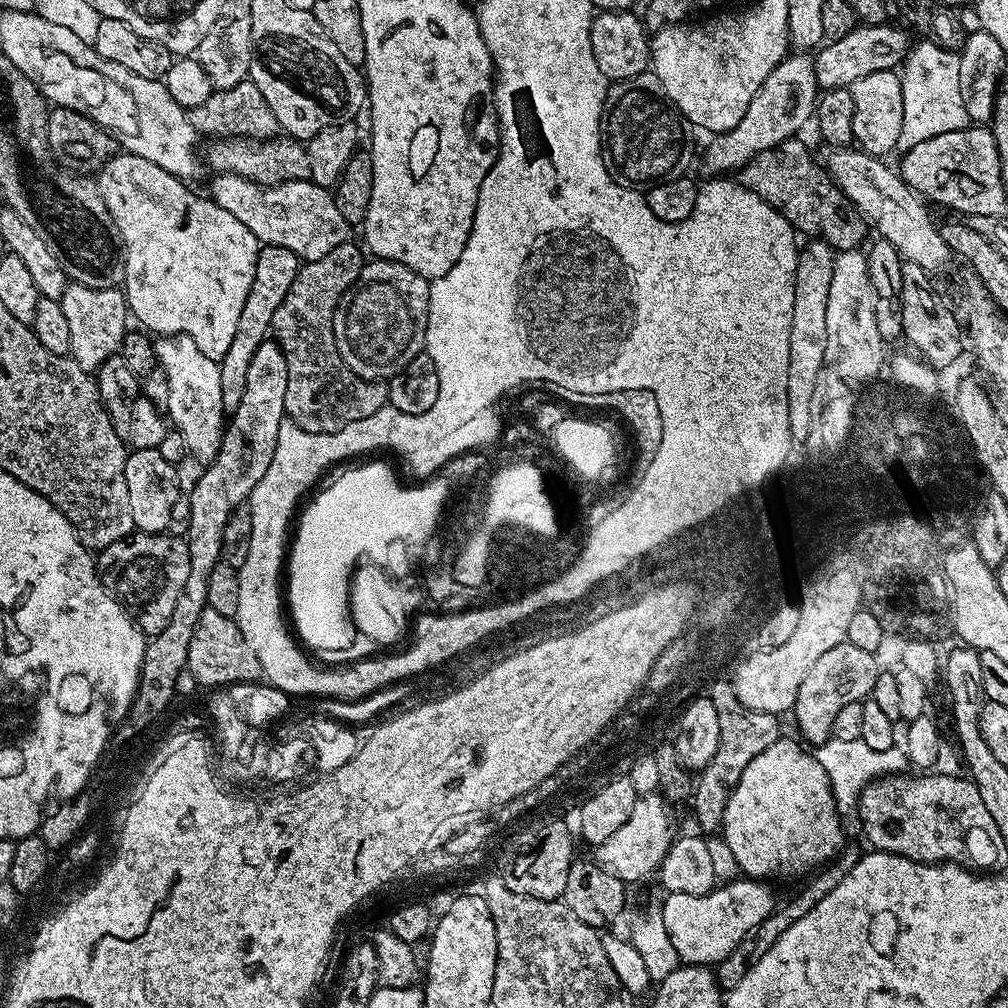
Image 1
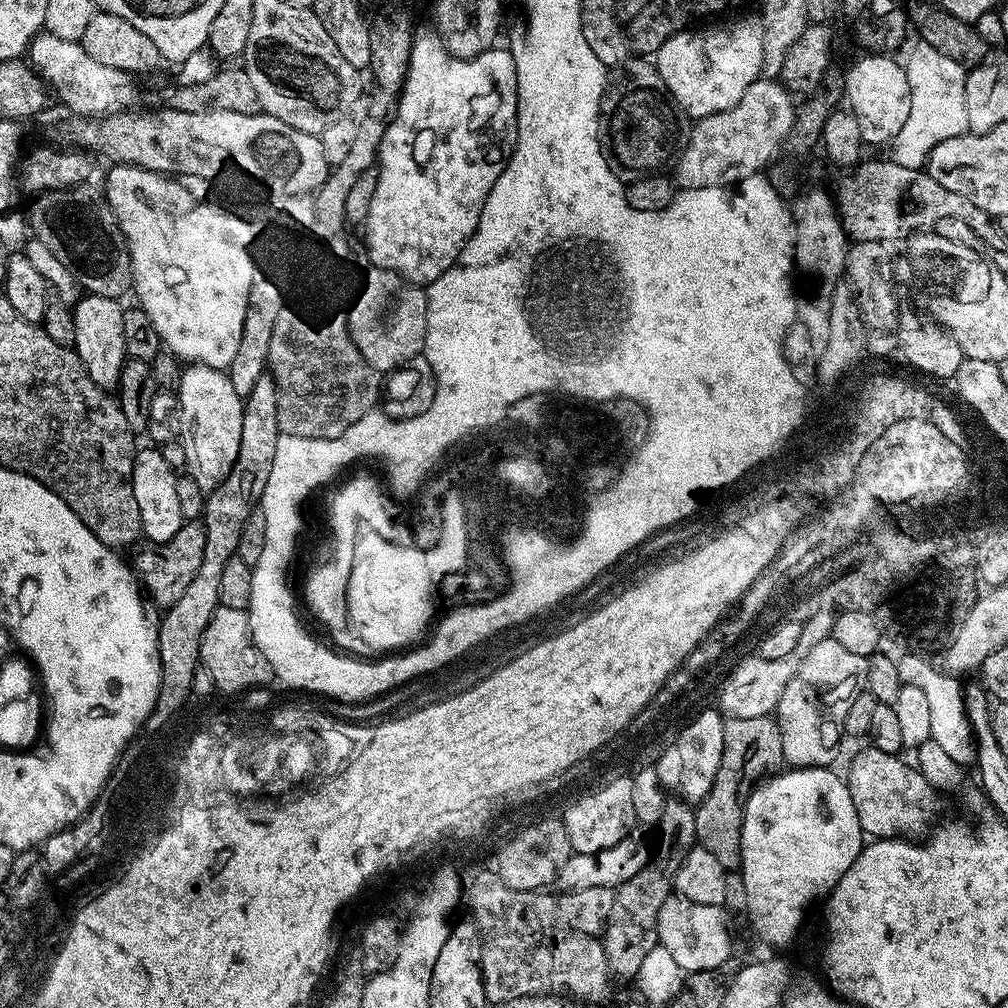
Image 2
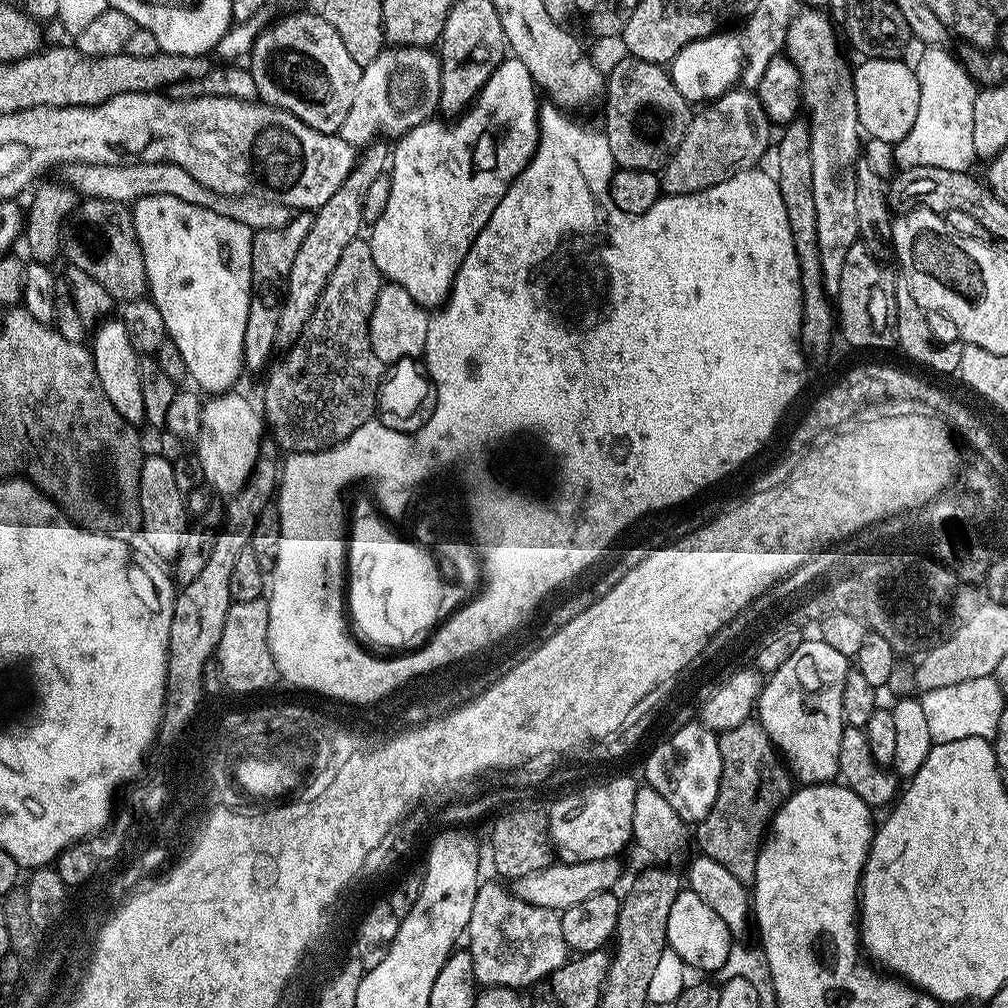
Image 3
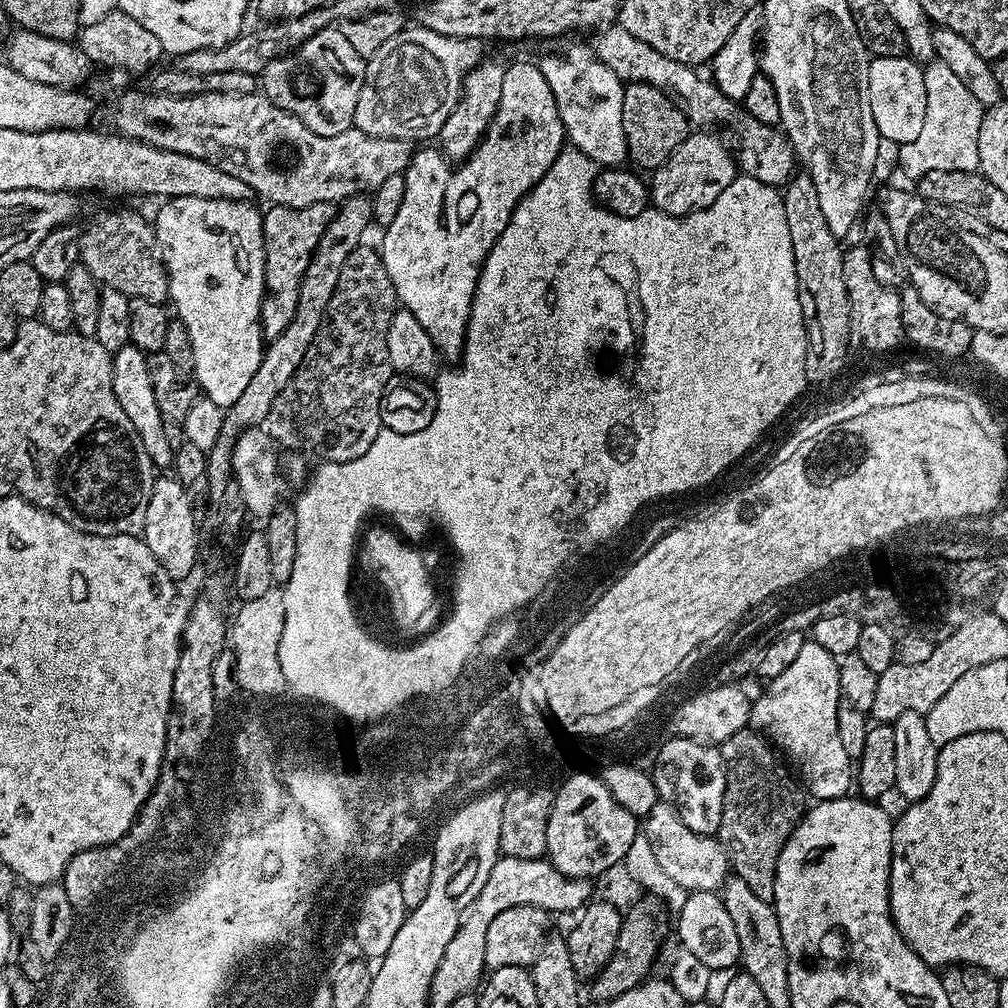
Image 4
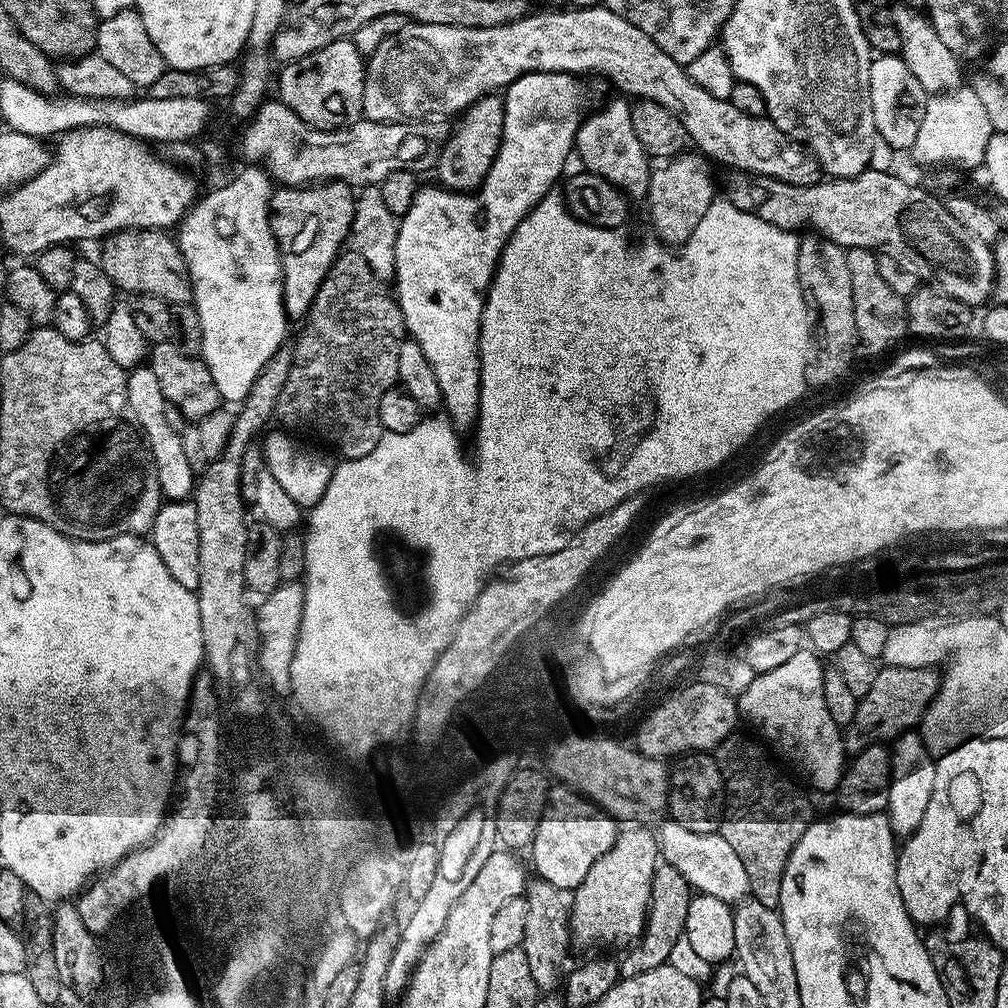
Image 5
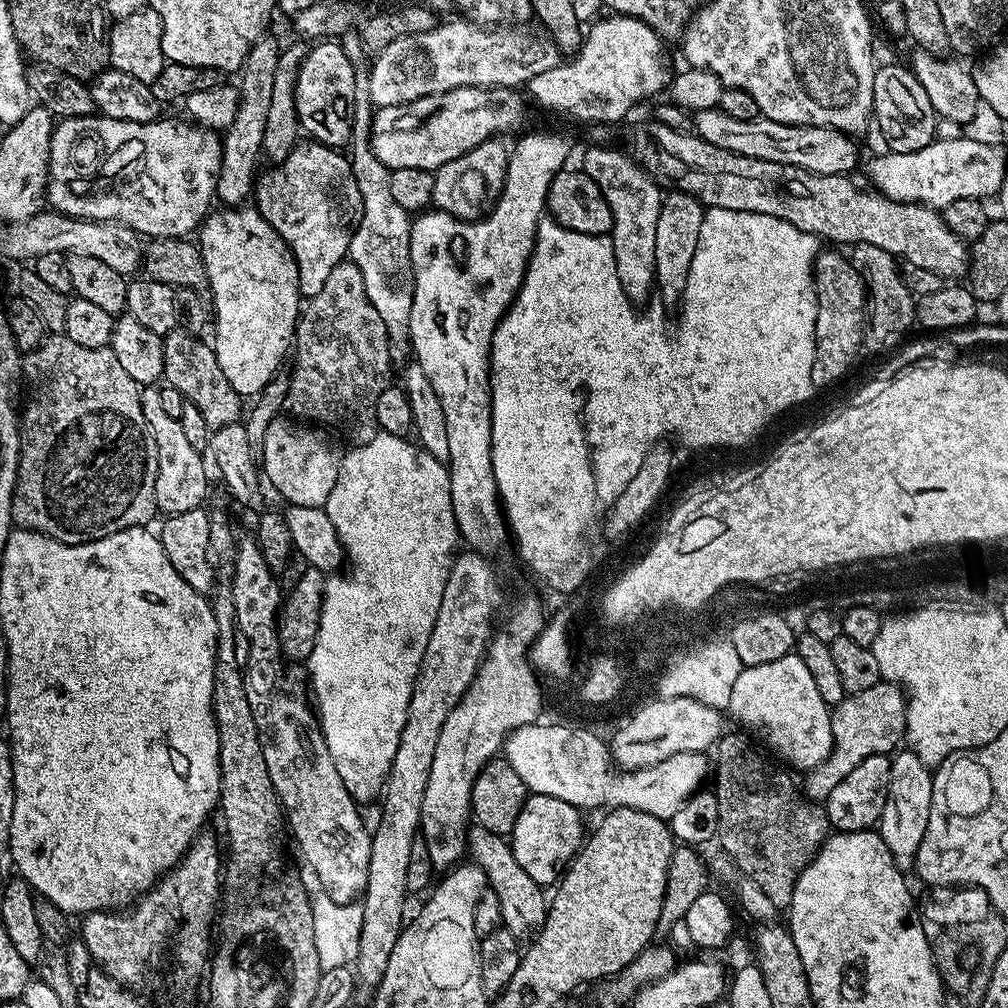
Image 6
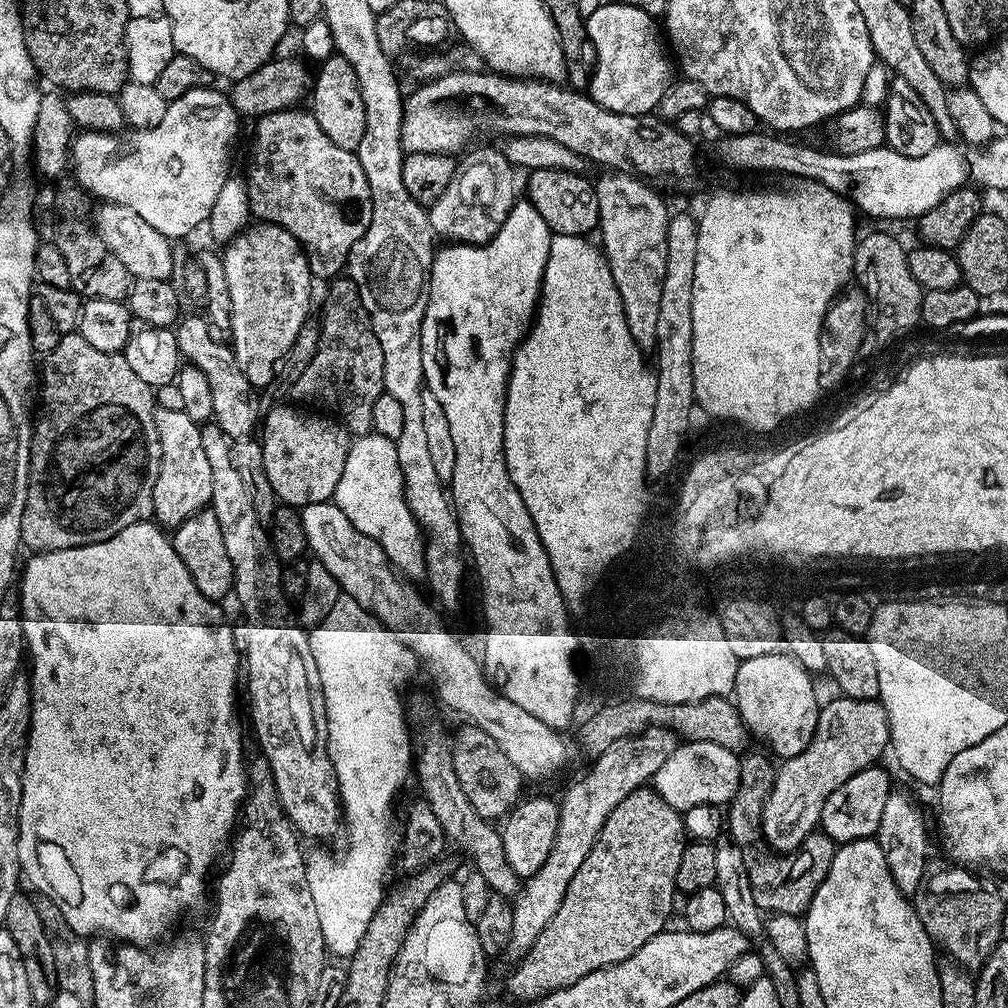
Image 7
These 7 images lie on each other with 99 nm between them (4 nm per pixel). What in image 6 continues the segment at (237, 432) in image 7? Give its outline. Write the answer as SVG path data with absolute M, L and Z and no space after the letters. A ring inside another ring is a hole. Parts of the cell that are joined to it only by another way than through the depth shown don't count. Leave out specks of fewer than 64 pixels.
M176 327L173 332L167 332L164 341L164 375L163 379L169 385L180 391L187 403L202 410L202 418L206 418L209 429L230 426L241 419L240 404L242 397L236 393L234 386L222 374L222 366L218 364L216 349L211 343L203 344L199 335Z

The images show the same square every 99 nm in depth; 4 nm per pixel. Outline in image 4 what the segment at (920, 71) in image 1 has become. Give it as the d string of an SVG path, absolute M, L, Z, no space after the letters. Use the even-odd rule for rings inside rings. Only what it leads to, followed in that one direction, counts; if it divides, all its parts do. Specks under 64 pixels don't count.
M934 60L924 68L926 117L921 133L911 143L899 145L898 162L903 174L915 182L930 170L975 171L978 167L977 138L984 106L944 63Z

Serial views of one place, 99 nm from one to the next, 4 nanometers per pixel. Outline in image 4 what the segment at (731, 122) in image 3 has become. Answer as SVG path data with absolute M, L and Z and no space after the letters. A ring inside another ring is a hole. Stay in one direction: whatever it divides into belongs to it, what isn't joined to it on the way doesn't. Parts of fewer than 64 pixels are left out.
M692 130L688 137L681 142L651 173L650 179L650 204L659 212L671 216L685 216L696 212L700 208L710 206L730 182L734 182L738 175L738 165L733 153L715 136L712 130Z

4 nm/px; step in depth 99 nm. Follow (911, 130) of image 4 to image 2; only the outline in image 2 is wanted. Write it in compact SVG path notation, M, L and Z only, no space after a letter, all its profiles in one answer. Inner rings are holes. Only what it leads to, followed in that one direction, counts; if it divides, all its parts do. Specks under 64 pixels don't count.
M864 54L861 60L852 64L852 69L847 69L844 78L844 94L847 107L858 118L858 127L862 130L862 138L865 145L872 144L891 145L895 136L910 115L910 83L907 82L907 70L905 65L888 54Z

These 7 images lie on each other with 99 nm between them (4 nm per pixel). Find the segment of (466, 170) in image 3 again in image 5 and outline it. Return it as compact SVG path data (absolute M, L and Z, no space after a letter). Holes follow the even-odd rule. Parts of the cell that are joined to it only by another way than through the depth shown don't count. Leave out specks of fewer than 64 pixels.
M531 72L522 78L518 78L514 83L509 84L504 97L504 125L502 126L502 138L504 141L500 144L498 154L486 174L486 178L474 192L451 192L450 189L443 186L436 188L417 187L416 197L410 206L410 210L405 216L399 217L398 223L398 242L396 243L396 274L394 285L394 299L400 305L404 315L404 326L407 335L418 342L422 354L426 354L426 362L432 364L432 376L440 383L440 388L444 391L444 396L448 400L472 400L475 401L478 396L478 372L475 367L467 368L464 364L475 365L480 354L480 311L484 309L483 299L488 294L488 287L492 285L492 278L496 275L496 265L500 262L500 252L508 245L508 240L514 234L518 222L526 218L531 212L532 207L539 200L553 191L556 179L561 179L560 171L564 168L564 163L574 152L576 142L576 132L580 128L582 114L589 111L588 92L579 84L577 77L571 72Z

